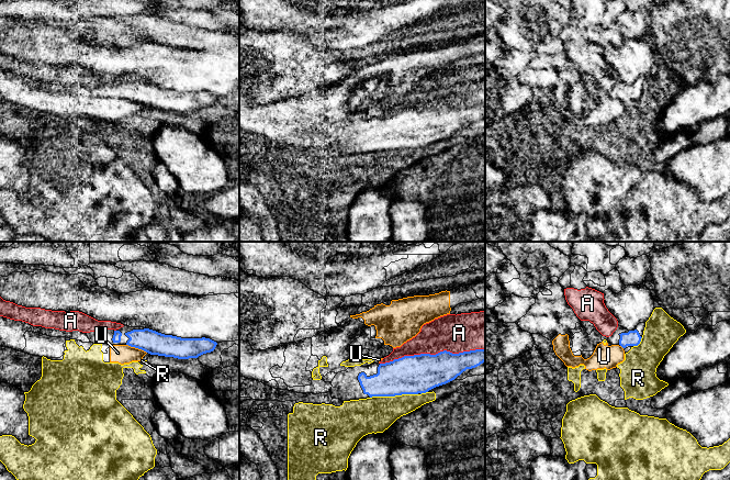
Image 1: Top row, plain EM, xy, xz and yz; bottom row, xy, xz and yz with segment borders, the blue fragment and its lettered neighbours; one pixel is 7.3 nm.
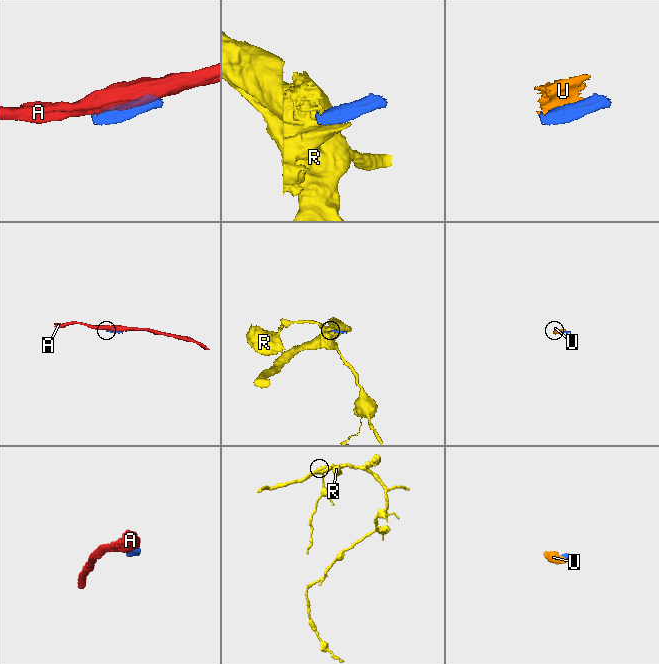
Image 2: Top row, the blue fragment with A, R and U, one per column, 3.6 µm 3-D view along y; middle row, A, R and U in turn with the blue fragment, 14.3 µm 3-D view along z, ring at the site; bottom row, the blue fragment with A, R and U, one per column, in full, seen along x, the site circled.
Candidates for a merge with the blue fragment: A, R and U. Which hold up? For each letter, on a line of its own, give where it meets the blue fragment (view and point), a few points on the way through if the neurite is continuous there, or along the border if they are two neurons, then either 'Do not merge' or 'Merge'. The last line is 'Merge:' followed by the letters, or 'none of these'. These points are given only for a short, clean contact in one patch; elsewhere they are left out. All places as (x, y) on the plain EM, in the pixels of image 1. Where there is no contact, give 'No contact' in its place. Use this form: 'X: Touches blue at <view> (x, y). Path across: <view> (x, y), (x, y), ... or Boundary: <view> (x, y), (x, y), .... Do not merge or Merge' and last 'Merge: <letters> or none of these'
A: Touches blue at xz (431, 109). Do not merge
R: Touches blue at xz (393, 149). Boundary: xz (417, 147), (372, 149), (370, 152). Do not merge
U: Touches blue at xy (136, 101). Do not merge
Merge: none of these

